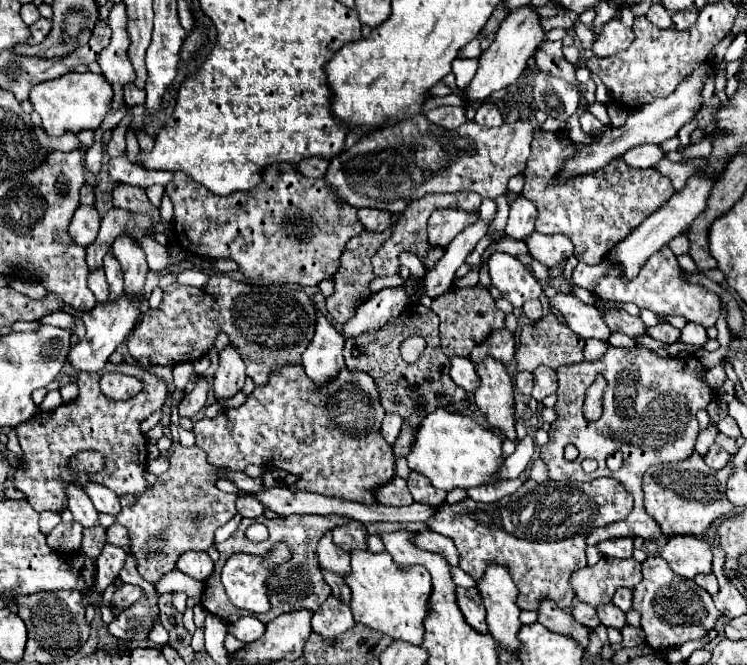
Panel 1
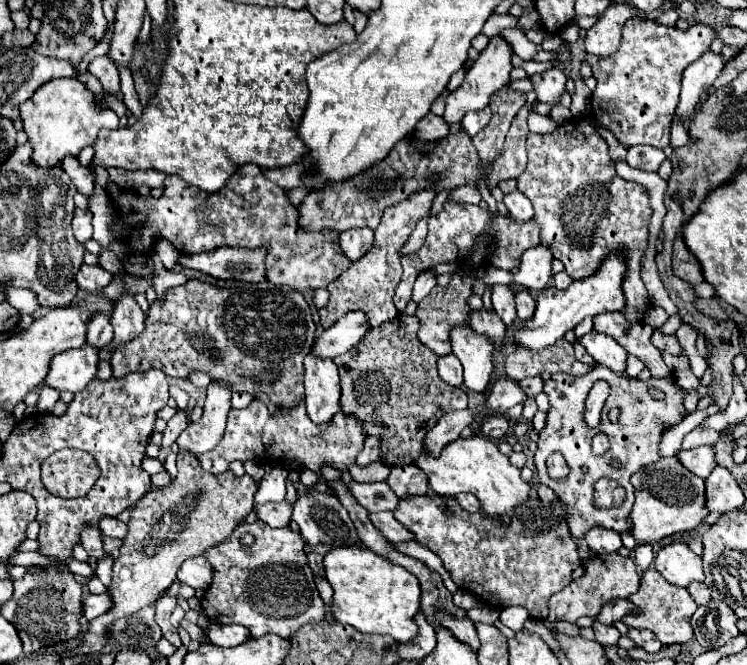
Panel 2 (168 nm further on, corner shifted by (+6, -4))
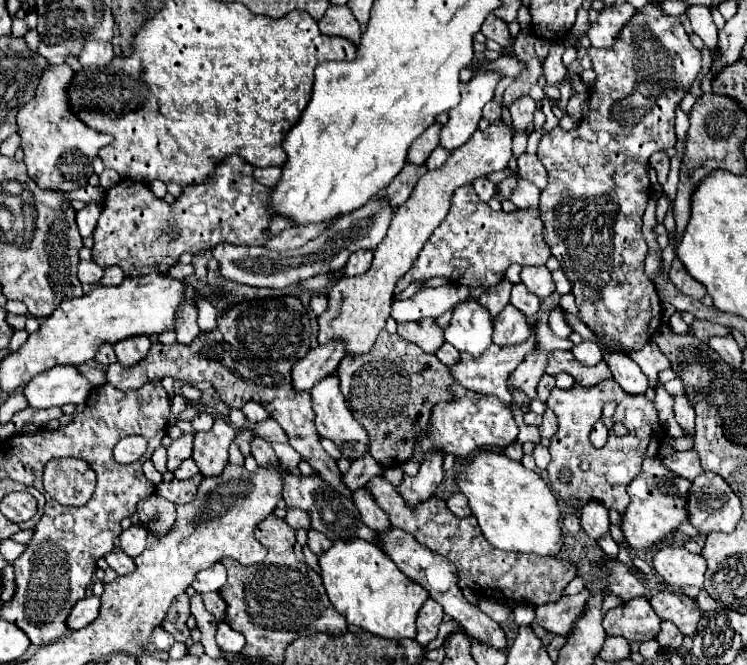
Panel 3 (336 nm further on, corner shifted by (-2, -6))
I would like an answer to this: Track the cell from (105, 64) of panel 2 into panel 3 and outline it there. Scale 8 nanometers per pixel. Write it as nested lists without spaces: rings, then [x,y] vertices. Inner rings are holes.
[[[87,41],[83,51],[79,53],[79,63],[81,65],[93,65],[93,67],[105,67],[113,59],[113,45],[109,43],[99,43],[99,41]]]

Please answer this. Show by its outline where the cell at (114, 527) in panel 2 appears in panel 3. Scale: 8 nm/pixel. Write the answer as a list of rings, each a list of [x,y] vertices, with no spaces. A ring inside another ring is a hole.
[[[135,525],[135,527],[129,527],[125,529],[121,535],[119,535],[119,541],[121,541],[121,551],[127,553],[131,559],[139,557],[145,549],[145,539],[147,539],[147,531],[141,527],[141,525]]]

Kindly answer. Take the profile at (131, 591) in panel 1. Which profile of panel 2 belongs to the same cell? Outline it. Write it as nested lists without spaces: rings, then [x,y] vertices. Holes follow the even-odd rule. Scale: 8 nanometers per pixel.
[[[103,593],[103,595],[89,595],[83,603],[83,617],[87,619],[95,619],[103,613],[107,613],[107,609],[111,607],[111,595]]]

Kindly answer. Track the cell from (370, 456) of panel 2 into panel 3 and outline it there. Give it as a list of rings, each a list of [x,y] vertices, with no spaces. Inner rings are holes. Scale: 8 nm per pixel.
[[[367,455],[351,463],[351,467],[343,473],[343,483],[345,487],[349,487],[349,491],[355,491],[363,487],[371,477],[381,475],[381,473],[383,473],[383,467],[371,455]]]

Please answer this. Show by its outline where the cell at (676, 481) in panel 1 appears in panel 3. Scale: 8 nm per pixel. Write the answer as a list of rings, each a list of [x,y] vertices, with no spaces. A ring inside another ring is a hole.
[[[659,457],[643,461],[641,473],[627,487],[631,503],[625,509],[625,513],[621,515],[621,531],[627,539],[627,543],[631,545],[631,549],[645,549],[649,545],[659,543],[665,535],[675,531],[679,523],[683,523],[687,519],[685,501],[687,501],[689,487],[691,487],[691,481],[667,471],[661,465]]]

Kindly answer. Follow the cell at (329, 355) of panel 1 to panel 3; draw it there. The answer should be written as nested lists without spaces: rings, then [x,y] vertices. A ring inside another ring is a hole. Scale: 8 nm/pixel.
[[[329,375],[315,383],[315,387],[311,389],[311,397],[319,435],[331,439],[339,449],[345,443],[353,441],[355,453],[349,457],[351,461],[355,461],[357,457],[365,457],[369,453],[367,431],[363,431],[363,425],[355,421],[351,411],[347,409],[347,403],[339,391],[337,375]]]

